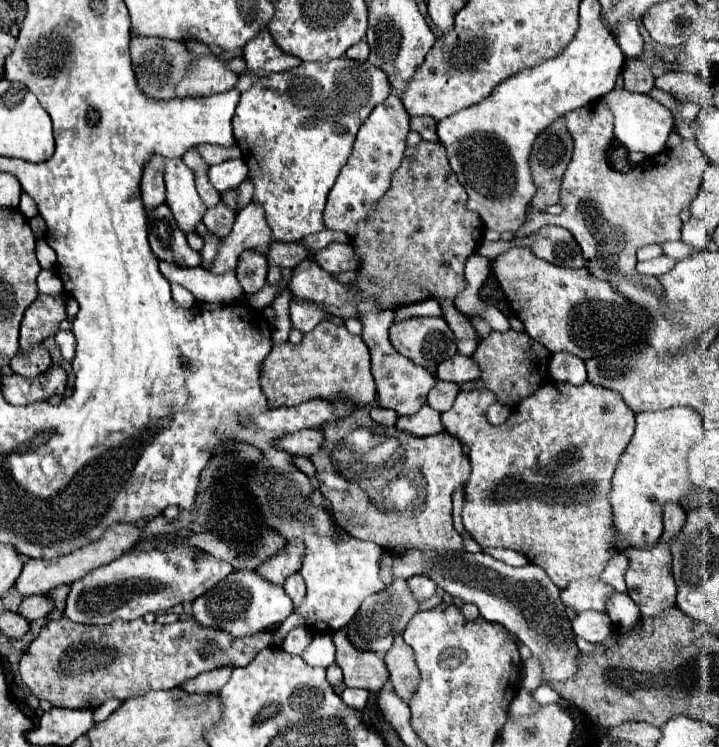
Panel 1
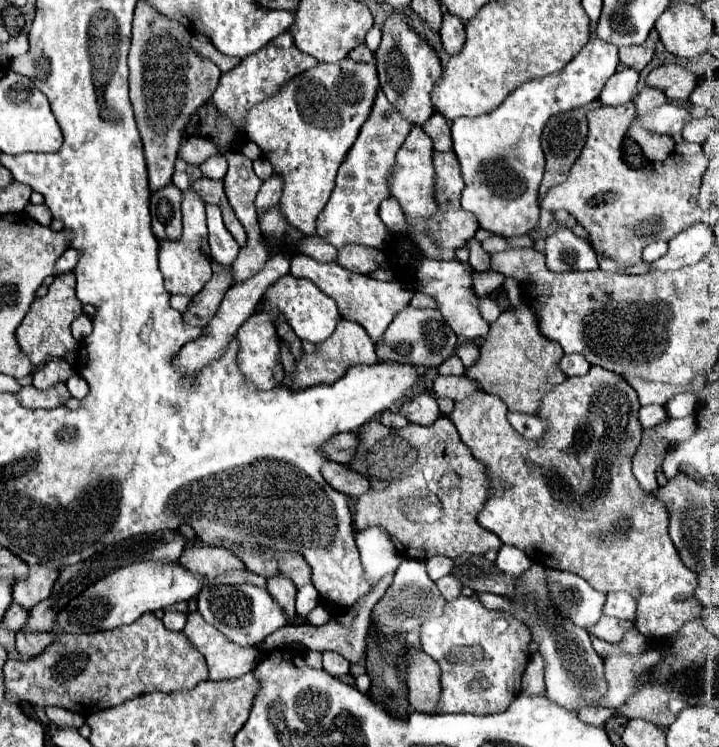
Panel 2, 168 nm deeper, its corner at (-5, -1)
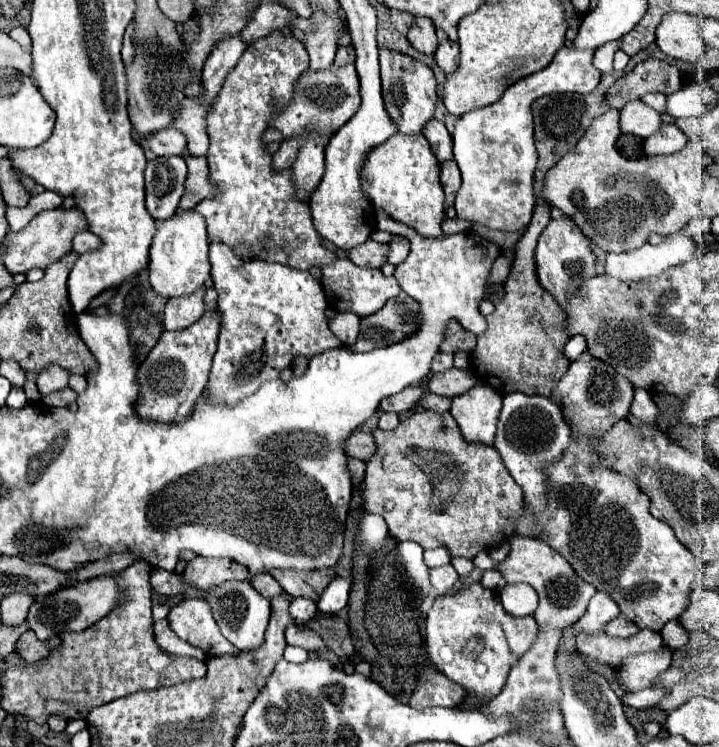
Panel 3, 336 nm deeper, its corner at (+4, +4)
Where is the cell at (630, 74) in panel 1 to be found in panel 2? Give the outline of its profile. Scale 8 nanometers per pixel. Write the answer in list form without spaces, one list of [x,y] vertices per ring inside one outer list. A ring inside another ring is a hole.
[[[643,87],[641,93],[639,93],[639,97],[637,97],[637,107],[641,111],[649,111],[651,107],[663,105],[665,101],[667,101],[667,97],[661,91],[657,91],[655,87]]]

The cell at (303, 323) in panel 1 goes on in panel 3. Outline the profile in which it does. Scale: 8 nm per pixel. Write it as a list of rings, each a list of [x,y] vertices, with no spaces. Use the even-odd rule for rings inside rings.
[[[220,242],[210,244],[210,262],[220,310],[218,350],[206,386],[210,402],[238,404],[264,382],[278,378],[284,368],[292,366],[294,358],[312,358],[340,346],[326,322],[328,302],[324,290],[310,272],[264,260],[258,260],[256,266],[256,260],[242,260],[230,246]]]

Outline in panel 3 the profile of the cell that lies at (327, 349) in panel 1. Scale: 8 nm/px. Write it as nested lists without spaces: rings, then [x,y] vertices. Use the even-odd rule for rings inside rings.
[[[338,312],[336,318],[330,322],[330,330],[338,340],[342,340],[342,344],[352,346],[358,338],[360,316],[354,312]]]

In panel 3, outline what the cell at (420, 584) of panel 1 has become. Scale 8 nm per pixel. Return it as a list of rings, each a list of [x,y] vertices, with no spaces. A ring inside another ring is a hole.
[[[444,546],[424,552],[424,564],[426,564],[428,568],[446,566],[446,564],[450,564],[450,562],[452,562],[452,556],[450,556],[450,552],[448,552]]]

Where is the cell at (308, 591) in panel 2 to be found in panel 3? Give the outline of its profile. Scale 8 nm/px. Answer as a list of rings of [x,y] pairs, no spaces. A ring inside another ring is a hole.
[[[292,598],[290,602],[290,614],[298,622],[310,622],[316,616],[316,612],[316,602],[310,598]]]

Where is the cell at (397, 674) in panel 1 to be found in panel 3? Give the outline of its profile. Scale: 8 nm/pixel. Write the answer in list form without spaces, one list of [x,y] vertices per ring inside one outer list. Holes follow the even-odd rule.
[[[426,670],[420,674],[418,688],[414,690],[410,698],[412,708],[432,708],[432,706],[444,706],[444,708],[456,708],[464,700],[464,688],[454,684],[450,678],[446,678],[442,672]]]

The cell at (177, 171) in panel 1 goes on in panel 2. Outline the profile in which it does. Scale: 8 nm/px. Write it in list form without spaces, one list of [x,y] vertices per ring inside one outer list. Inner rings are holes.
[[[189,187],[183,193],[183,235],[179,243],[159,247],[159,269],[165,277],[165,289],[171,295],[197,295],[203,285],[211,279],[211,257],[207,247],[207,225],[205,225],[205,203]]]

